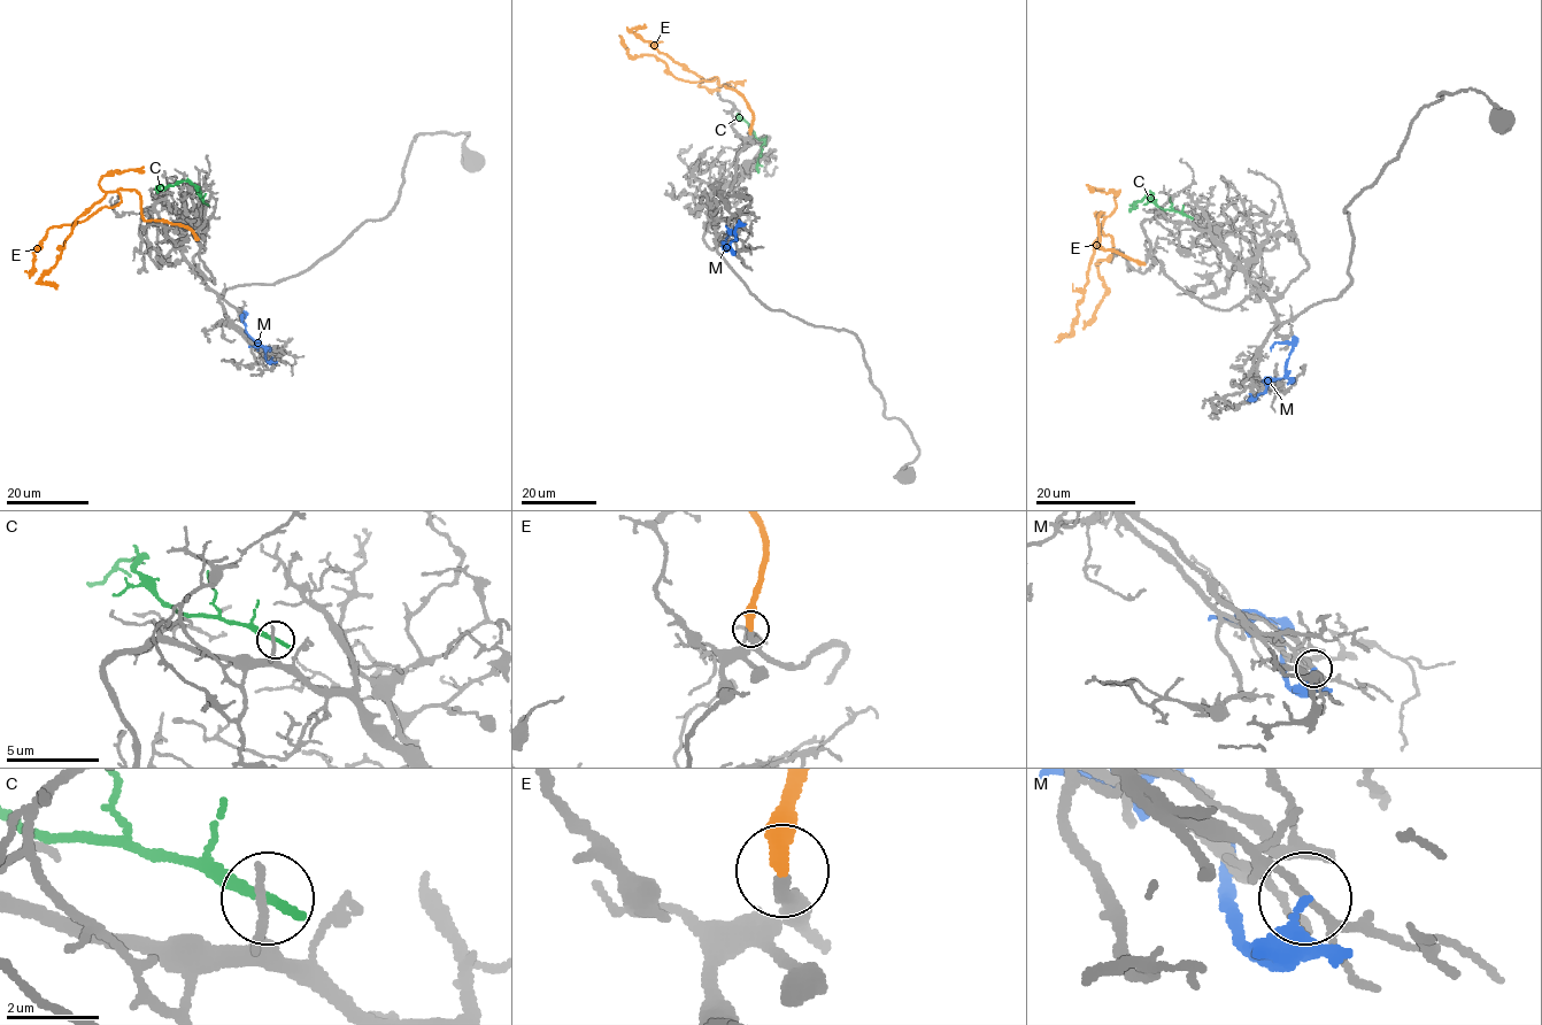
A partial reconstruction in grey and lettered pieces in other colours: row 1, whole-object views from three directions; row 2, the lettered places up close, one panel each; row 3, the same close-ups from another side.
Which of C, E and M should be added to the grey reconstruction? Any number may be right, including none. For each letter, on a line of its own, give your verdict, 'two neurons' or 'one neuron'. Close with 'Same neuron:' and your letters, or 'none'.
C: two neurons
E: one neuron
M: two neurons
Same neuron: E

